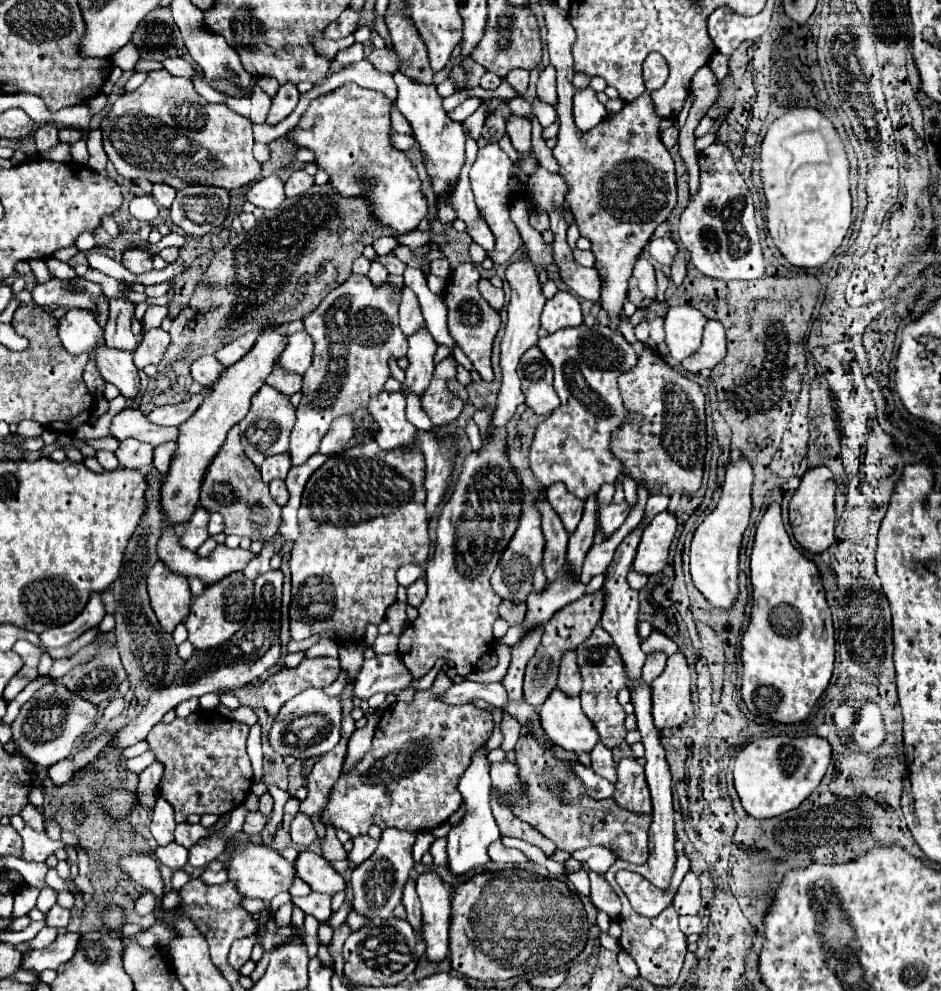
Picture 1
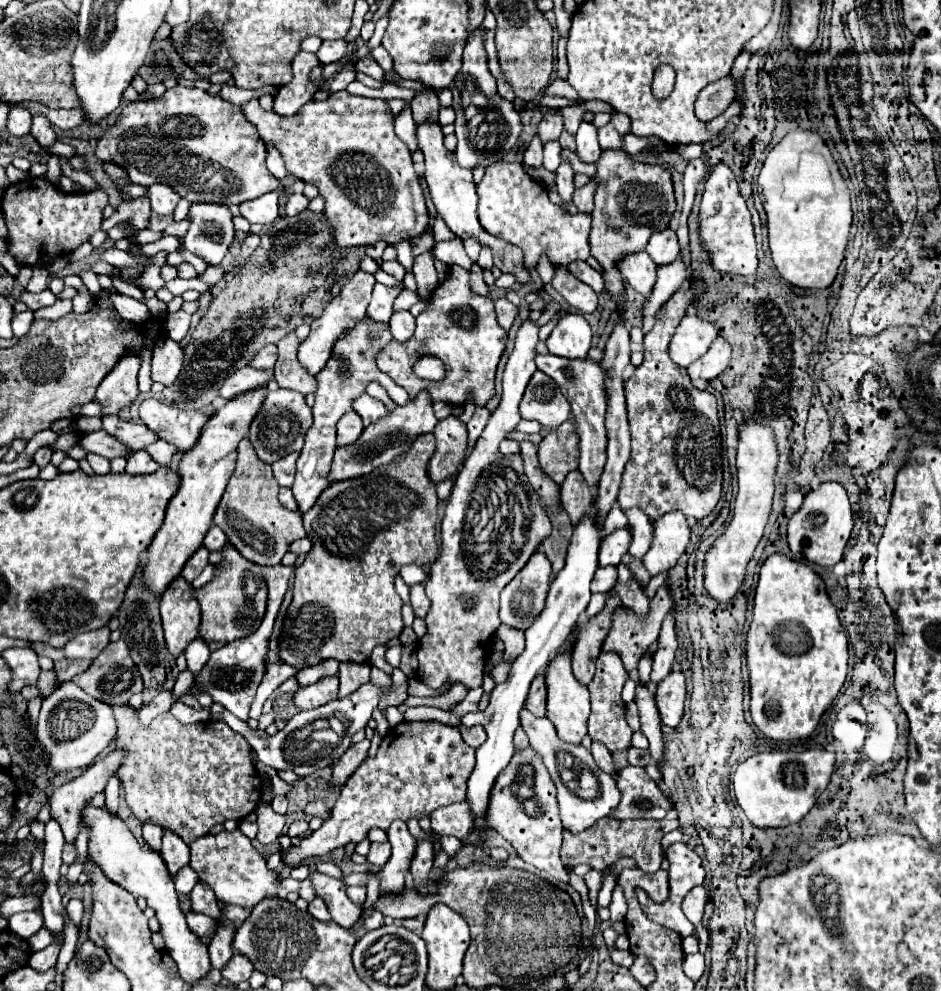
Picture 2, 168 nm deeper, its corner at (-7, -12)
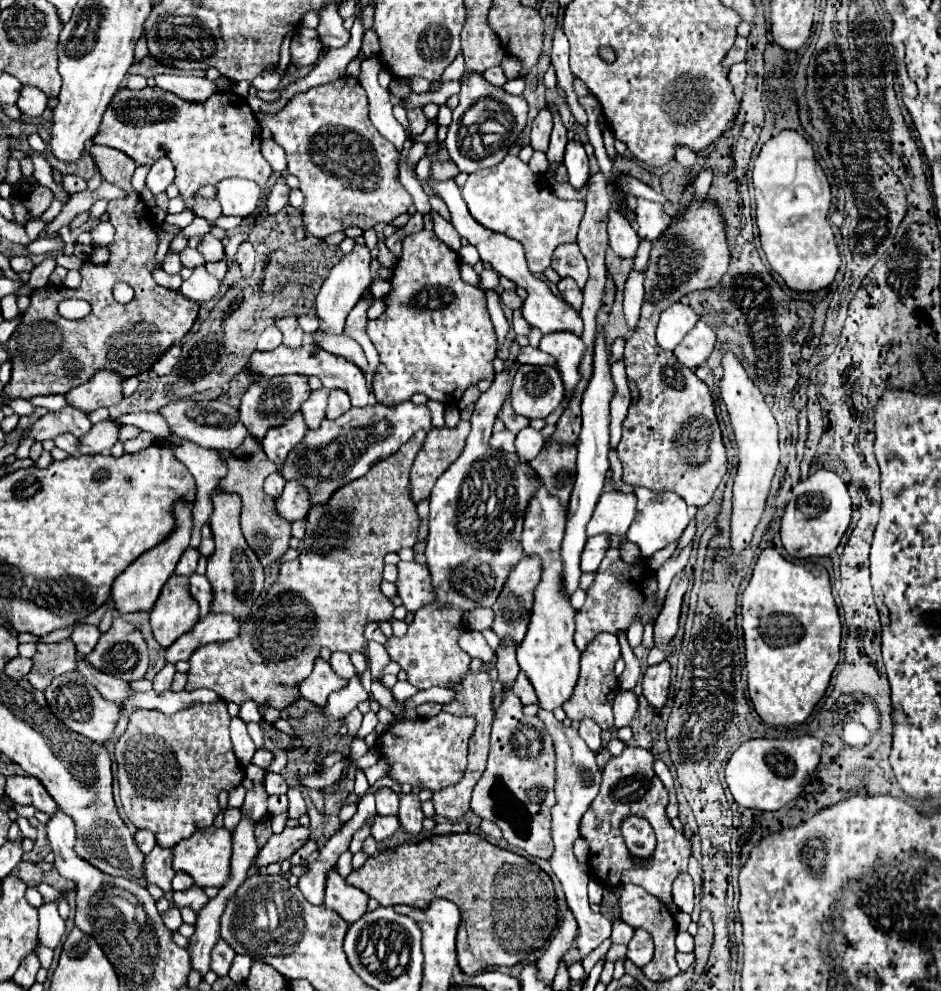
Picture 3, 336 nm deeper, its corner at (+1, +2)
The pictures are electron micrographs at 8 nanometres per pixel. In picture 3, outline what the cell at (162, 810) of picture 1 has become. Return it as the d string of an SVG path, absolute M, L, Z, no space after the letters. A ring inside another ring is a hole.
M156 846L144 860L144 870L146 870L146 882L152 882L160 886L164 892L172 890L170 882L174 878L174 868L172 868L172 848L162 848Z

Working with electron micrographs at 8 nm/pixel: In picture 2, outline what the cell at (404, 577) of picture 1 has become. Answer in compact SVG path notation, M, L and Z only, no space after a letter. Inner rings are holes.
M414 564L404 566L404 568L400 570L400 574L402 574L402 578L404 578L404 582L406 582L408 586L412 586L412 584L422 584L422 582L426 580L426 572L424 572L420 566L414 566Z

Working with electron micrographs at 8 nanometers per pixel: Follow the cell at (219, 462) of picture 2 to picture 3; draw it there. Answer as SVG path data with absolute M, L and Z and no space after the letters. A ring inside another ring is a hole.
M178 500L172 510L174 516L174 530L164 538L158 546L146 550L136 558L116 580L112 586L112 602L120 612L140 612L140 610L150 610L164 586L164 582L172 576L176 562L180 560L180 554L190 546L190 534L194 526L194 516L192 516L192 506L186 500Z

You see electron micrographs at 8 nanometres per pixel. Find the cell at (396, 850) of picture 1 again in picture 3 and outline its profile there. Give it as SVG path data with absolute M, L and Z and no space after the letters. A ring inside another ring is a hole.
M376 790L376 812L380 816L396 816L398 810L398 794L392 790Z

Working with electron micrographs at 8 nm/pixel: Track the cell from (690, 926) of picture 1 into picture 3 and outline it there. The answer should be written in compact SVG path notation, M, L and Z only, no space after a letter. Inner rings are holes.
M678 932L676 950L678 952L692 952L694 950L694 938L688 932Z

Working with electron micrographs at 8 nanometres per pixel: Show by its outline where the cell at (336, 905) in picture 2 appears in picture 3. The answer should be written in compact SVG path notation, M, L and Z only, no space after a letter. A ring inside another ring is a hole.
M330 870L326 876L326 898L324 906L336 910L348 924L356 922L366 912L368 896L350 886L336 870Z

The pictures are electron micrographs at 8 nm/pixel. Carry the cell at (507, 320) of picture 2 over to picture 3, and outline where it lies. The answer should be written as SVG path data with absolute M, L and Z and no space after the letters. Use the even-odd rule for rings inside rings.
M504 290L504 292L500 294L500 302L502 302L504 306L512 308L512 310L516 310L516 308L522 308L522 300L518 298L518 294L516 294L514 290Z

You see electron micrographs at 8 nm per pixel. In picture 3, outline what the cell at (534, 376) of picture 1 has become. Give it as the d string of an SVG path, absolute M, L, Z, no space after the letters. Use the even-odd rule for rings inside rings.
M524 364L514 378L510 402L516 414L546 418L564 402L564 382L554 366Z

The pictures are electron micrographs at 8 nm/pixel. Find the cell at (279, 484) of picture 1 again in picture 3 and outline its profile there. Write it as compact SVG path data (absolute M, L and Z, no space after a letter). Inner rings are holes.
M274 472L266 478L264 482L264 490L272 496L272 498L278 498L282 494L282 488L284 488L284 476L280 476L280 472Z

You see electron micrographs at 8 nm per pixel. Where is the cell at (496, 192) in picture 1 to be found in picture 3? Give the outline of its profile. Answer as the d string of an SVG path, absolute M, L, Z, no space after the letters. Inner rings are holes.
M512 154L494 168L470 174L462 186L462 198L468 204L470 214L484 228L522 242L528 266L534 274L542 274L550 266L552 254L560 244L576 242L586 206L580 200L562 200L554 196L548 180L534 174L528 164Z

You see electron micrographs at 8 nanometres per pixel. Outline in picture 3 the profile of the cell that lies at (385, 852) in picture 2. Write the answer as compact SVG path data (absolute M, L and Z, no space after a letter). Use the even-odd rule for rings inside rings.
M376 816L374 818L374 824L372 824L372 830L370 830L370 836L376 842L382 842L390 834L394 834L398 828L400 828L398 818L380 818L380 816Z

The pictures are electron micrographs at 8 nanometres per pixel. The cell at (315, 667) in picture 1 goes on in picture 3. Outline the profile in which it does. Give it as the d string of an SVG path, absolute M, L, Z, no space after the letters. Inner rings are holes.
M318 658L312 674L300 682L300 696L316 706L324 706L328 694L332 690L340 690L340 686L344 686L344 682L346 680L338 678L326 660Z

